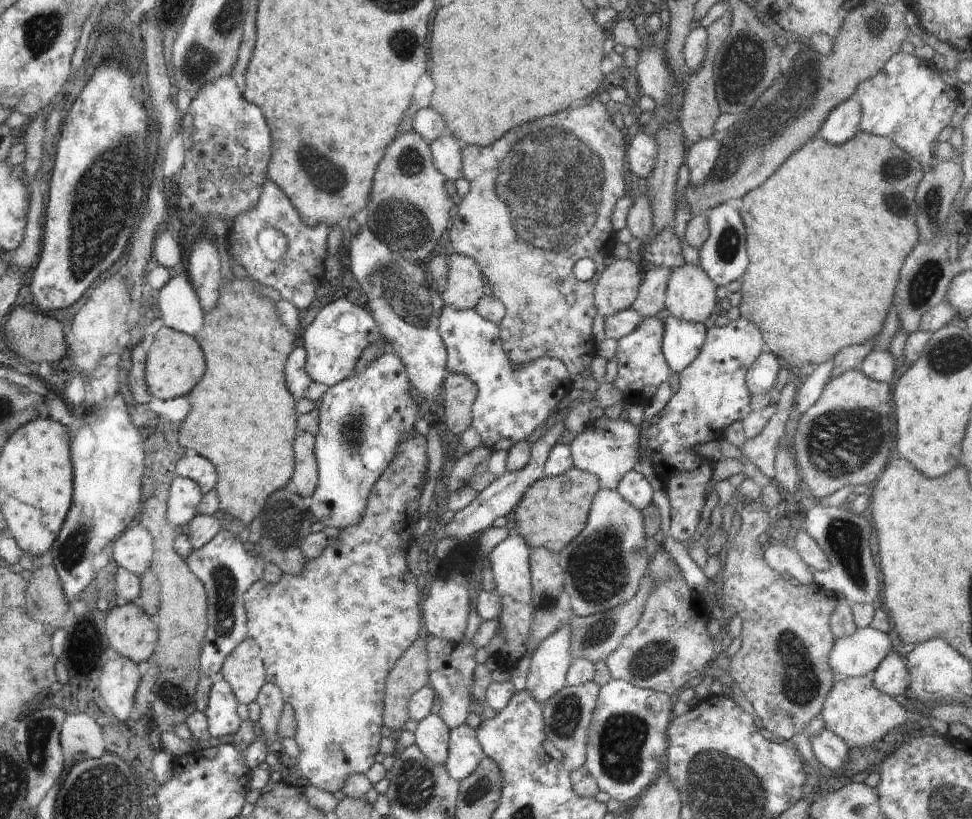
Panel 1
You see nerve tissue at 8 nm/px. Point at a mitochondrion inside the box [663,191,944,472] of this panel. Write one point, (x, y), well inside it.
(727, 249)

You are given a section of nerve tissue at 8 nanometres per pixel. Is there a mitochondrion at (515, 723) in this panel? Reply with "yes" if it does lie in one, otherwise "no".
no

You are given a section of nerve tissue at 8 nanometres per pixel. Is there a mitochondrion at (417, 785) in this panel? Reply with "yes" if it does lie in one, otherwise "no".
yes

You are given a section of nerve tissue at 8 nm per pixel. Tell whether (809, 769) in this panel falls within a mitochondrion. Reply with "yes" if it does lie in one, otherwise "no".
no

